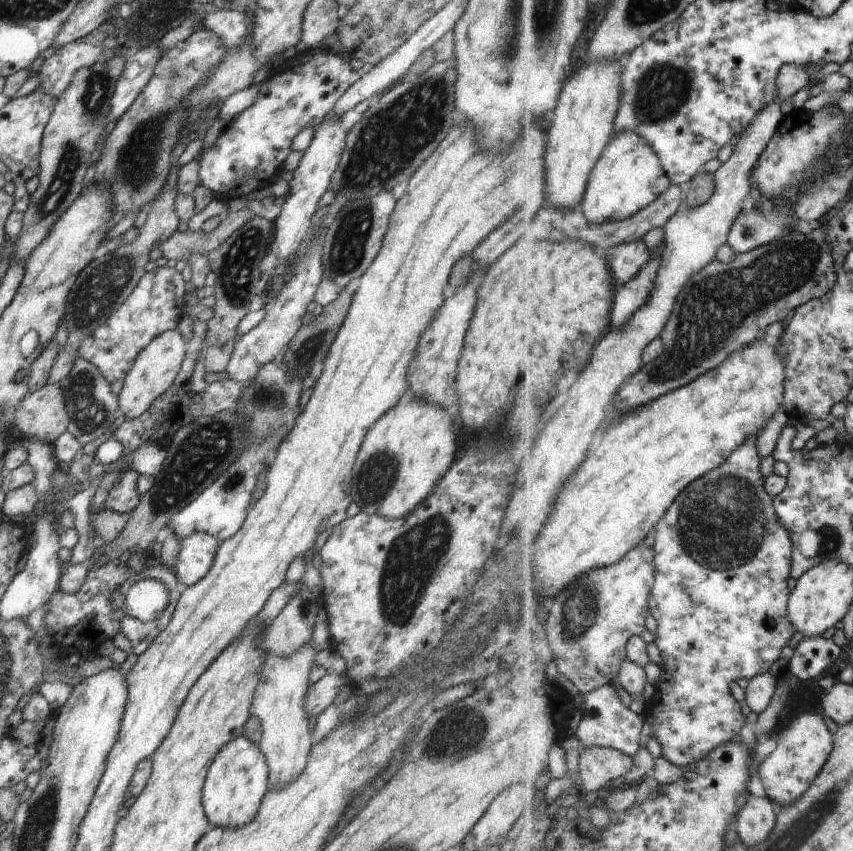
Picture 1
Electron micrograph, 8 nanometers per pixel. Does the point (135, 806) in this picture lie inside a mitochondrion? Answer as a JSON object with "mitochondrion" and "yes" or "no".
{"mitochondrion":"no"}

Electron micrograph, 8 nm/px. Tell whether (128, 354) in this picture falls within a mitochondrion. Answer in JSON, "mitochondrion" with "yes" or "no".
{"mitochondrion":"no"}

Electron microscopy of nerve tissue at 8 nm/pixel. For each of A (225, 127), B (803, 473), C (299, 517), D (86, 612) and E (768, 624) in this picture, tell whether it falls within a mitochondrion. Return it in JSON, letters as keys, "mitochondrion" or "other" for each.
{"A":"other","B":"other","C":"other","D":"other","E":"other"}

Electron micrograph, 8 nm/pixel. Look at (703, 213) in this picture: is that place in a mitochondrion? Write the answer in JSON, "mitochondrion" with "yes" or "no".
{"mitochondrion":"no"}

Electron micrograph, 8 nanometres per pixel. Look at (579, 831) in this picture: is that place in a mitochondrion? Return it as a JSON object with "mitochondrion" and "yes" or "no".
{"mitochondrion":"no"}

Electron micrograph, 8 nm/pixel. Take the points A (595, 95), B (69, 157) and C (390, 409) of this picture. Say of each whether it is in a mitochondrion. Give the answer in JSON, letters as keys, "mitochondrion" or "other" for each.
{"A":"other","B":"mitochondrion","C":"other"}

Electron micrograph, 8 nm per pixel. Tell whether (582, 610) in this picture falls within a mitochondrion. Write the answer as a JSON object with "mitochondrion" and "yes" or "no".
{"mitochondrion":"yes"}

